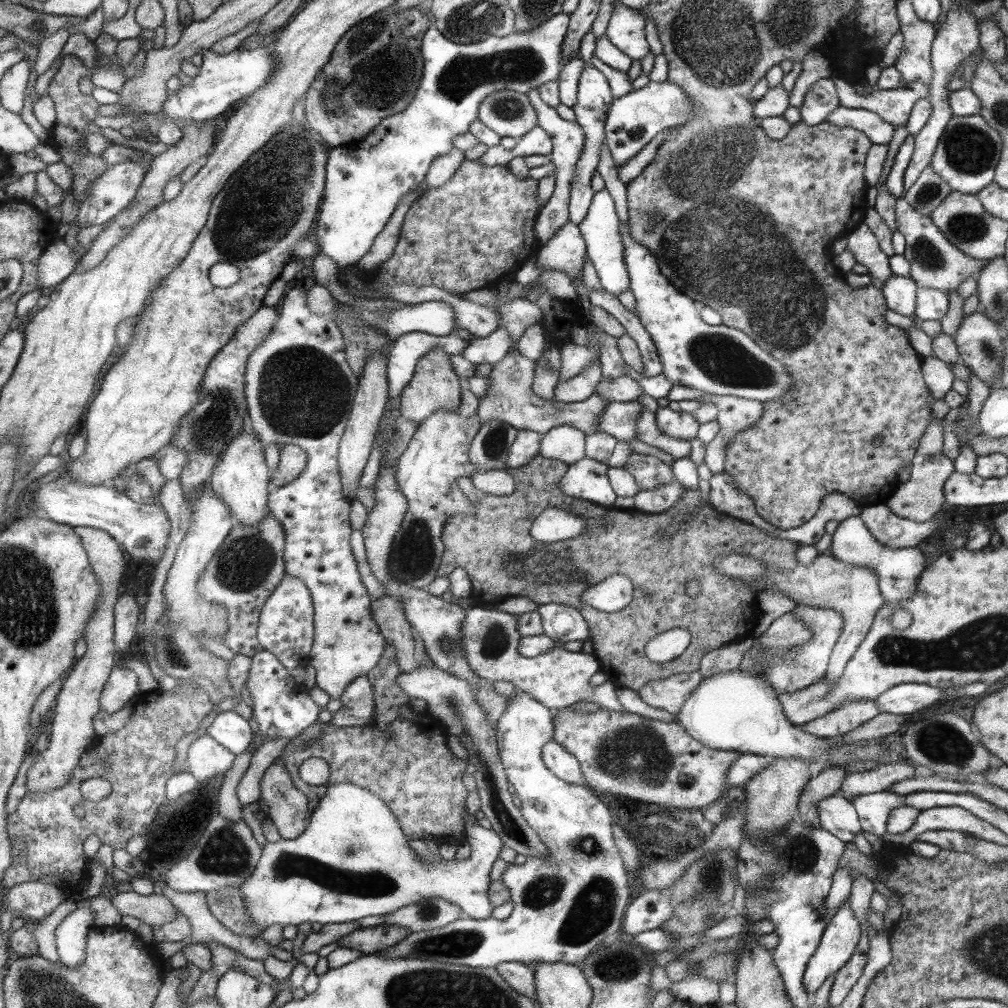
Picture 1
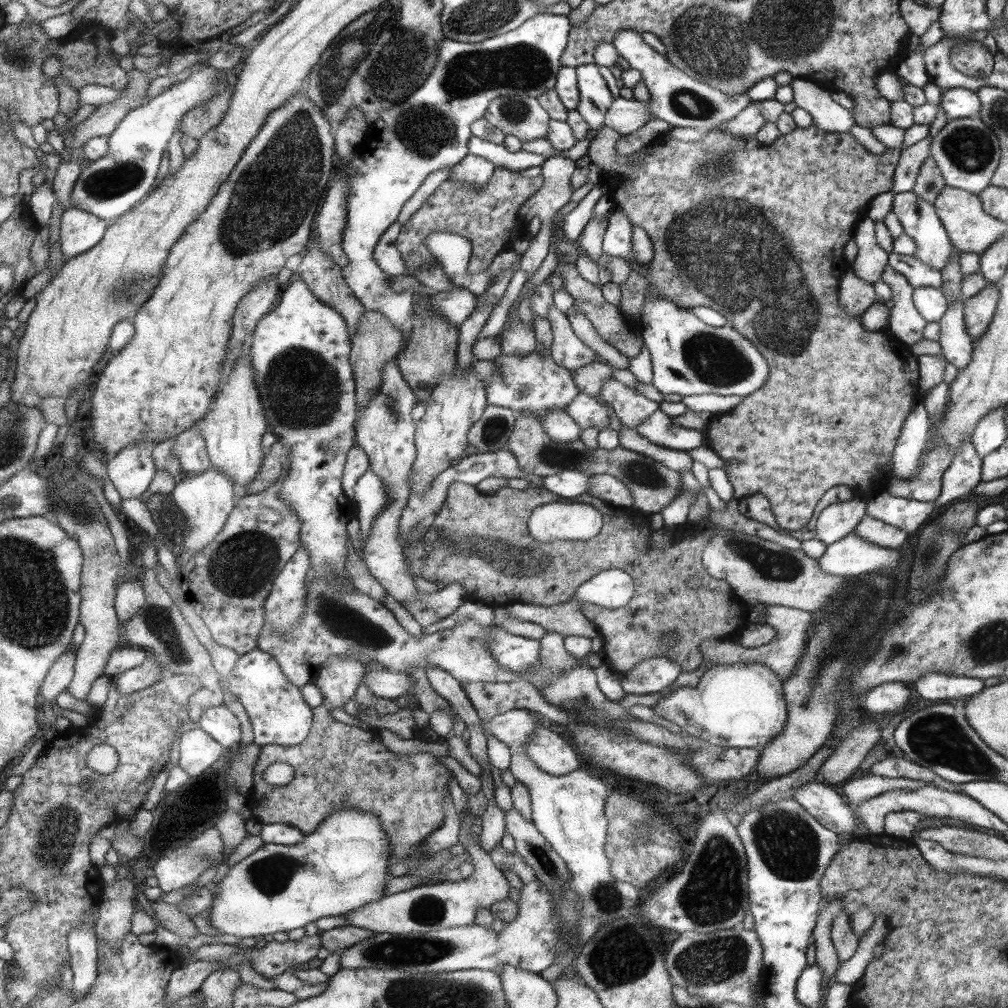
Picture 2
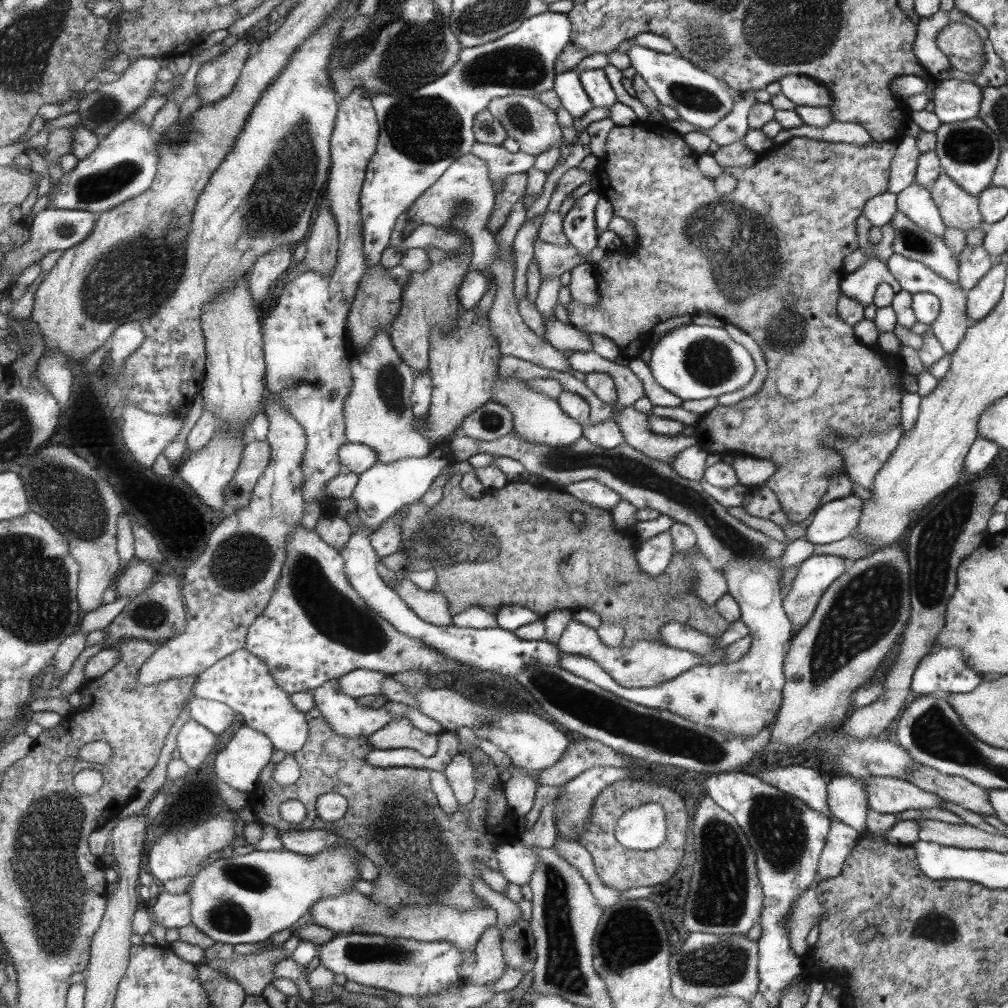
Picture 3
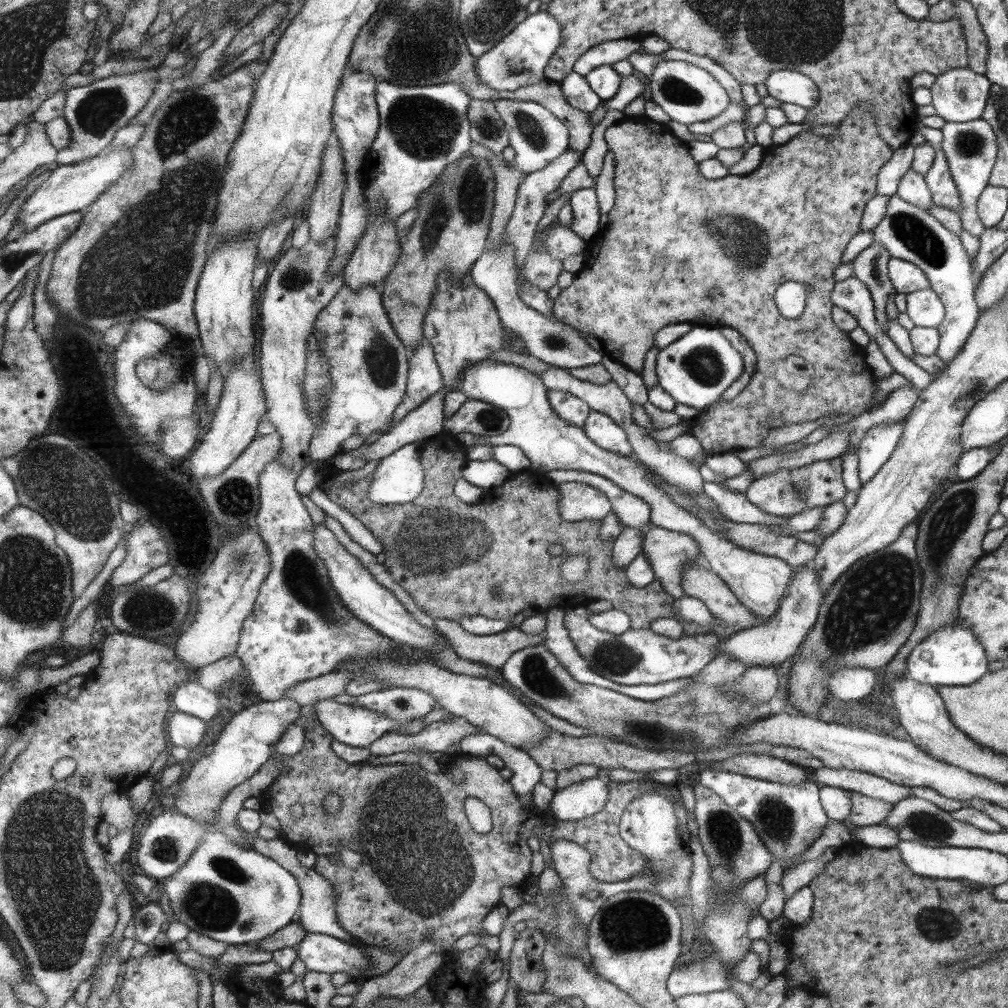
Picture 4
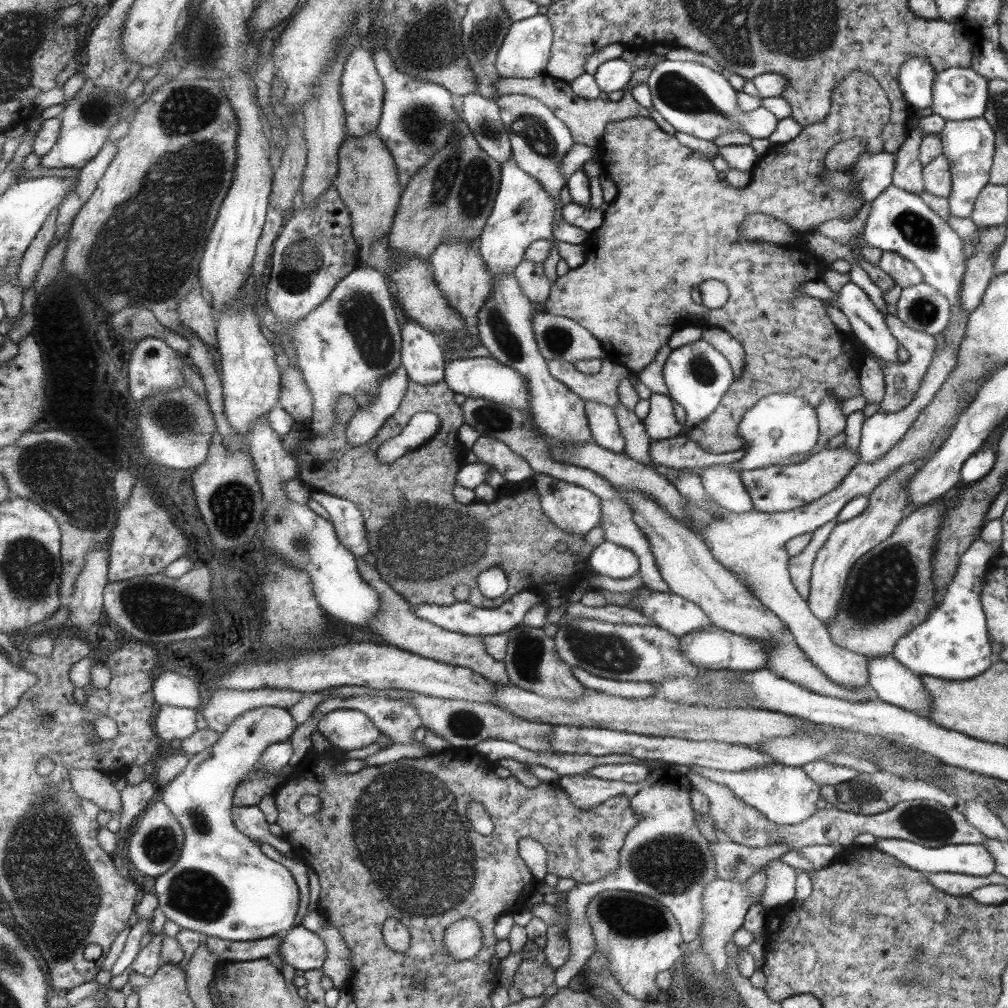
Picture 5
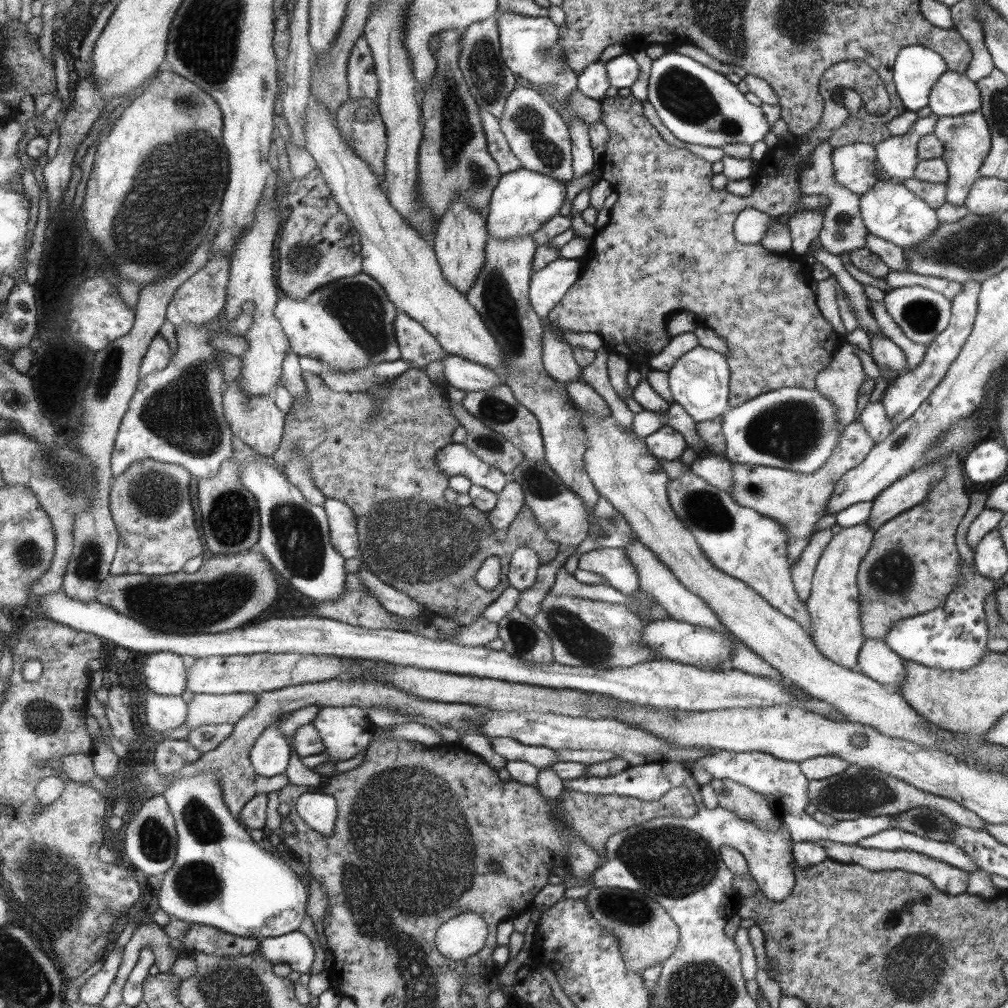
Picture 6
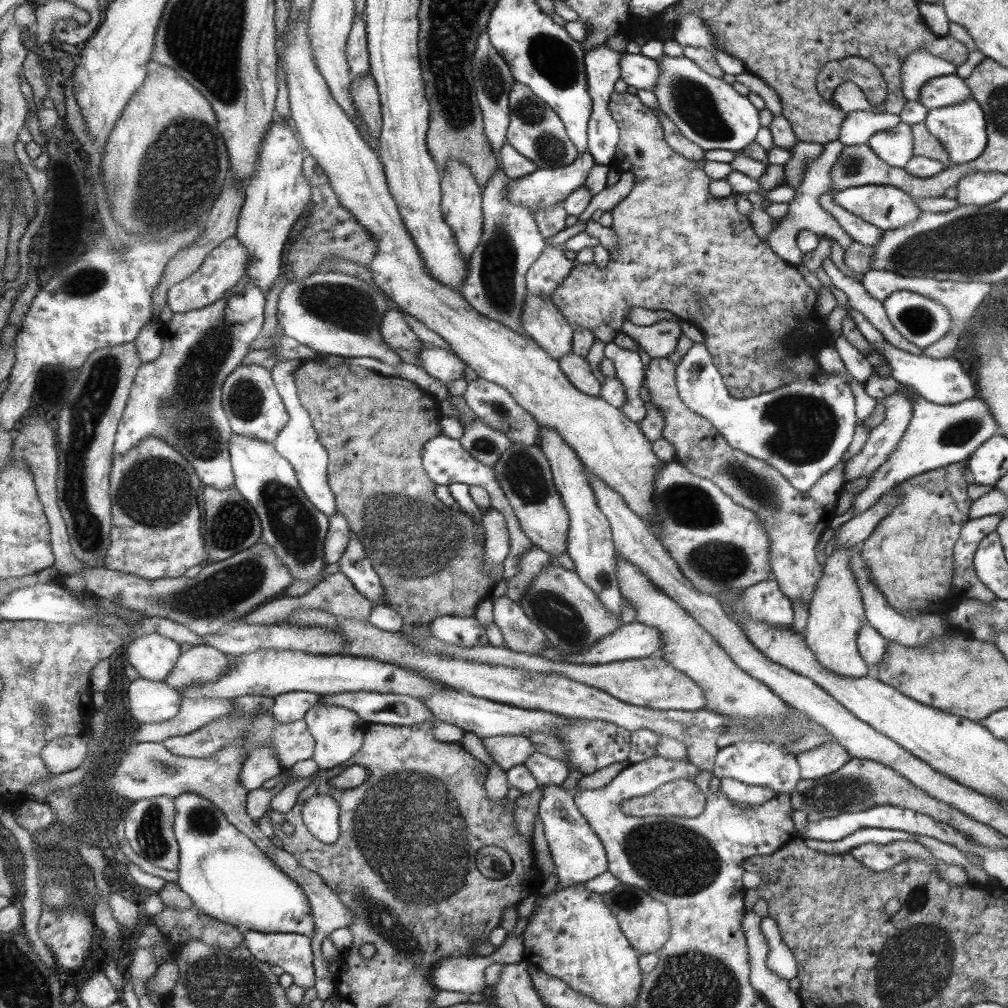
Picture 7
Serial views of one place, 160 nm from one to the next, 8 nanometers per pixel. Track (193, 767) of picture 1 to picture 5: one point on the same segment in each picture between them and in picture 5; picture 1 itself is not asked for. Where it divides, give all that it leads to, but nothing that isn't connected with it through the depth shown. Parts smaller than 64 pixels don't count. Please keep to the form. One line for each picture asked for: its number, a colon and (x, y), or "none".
2: (197, 750)
3: (194, 742)
4: (186, 731)
5: (172, 723)

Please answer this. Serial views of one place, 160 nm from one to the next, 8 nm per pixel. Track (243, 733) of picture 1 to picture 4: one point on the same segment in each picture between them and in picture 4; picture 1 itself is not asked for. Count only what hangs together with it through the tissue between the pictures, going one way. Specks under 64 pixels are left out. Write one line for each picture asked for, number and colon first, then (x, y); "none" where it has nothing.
2: (219, 723)
3: (215, 716)
4: (191, 698)

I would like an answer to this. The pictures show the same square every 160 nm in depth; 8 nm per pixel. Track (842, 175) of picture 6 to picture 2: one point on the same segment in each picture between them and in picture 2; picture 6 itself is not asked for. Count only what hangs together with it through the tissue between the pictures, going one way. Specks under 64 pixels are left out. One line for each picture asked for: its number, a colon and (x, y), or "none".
2: (911, 158)
3: (903, 168)
4: (889, 177)
5: (873, 172)

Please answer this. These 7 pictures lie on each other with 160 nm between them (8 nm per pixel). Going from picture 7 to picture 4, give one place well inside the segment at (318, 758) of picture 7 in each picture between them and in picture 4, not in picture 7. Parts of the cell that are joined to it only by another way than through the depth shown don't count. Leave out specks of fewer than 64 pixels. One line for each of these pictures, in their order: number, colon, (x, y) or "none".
4: (352, 725)
5: (346, 729)
6: (345, 731)

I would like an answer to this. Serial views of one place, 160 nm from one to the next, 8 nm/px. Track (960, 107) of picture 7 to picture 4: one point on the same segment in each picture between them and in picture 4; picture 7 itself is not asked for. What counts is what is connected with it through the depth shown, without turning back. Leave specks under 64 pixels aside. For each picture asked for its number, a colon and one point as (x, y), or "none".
4: (971, 150)
5: (969, 144)
6: (966, 139)

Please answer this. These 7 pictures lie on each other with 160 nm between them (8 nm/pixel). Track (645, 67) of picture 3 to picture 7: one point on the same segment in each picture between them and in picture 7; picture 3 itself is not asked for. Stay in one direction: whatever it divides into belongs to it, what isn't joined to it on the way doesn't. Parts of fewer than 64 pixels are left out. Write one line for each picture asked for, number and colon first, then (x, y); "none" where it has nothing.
4: (687, 94)
5: (694, 99)
6: (698, 105)
7: (706, 110)

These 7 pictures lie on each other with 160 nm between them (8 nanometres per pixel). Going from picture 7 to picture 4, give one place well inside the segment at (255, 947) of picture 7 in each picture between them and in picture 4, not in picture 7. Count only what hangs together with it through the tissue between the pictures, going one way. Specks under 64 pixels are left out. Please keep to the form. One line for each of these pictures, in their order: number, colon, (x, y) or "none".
4: (320, 953)
5: (301, 949)
6: (294, 949)

